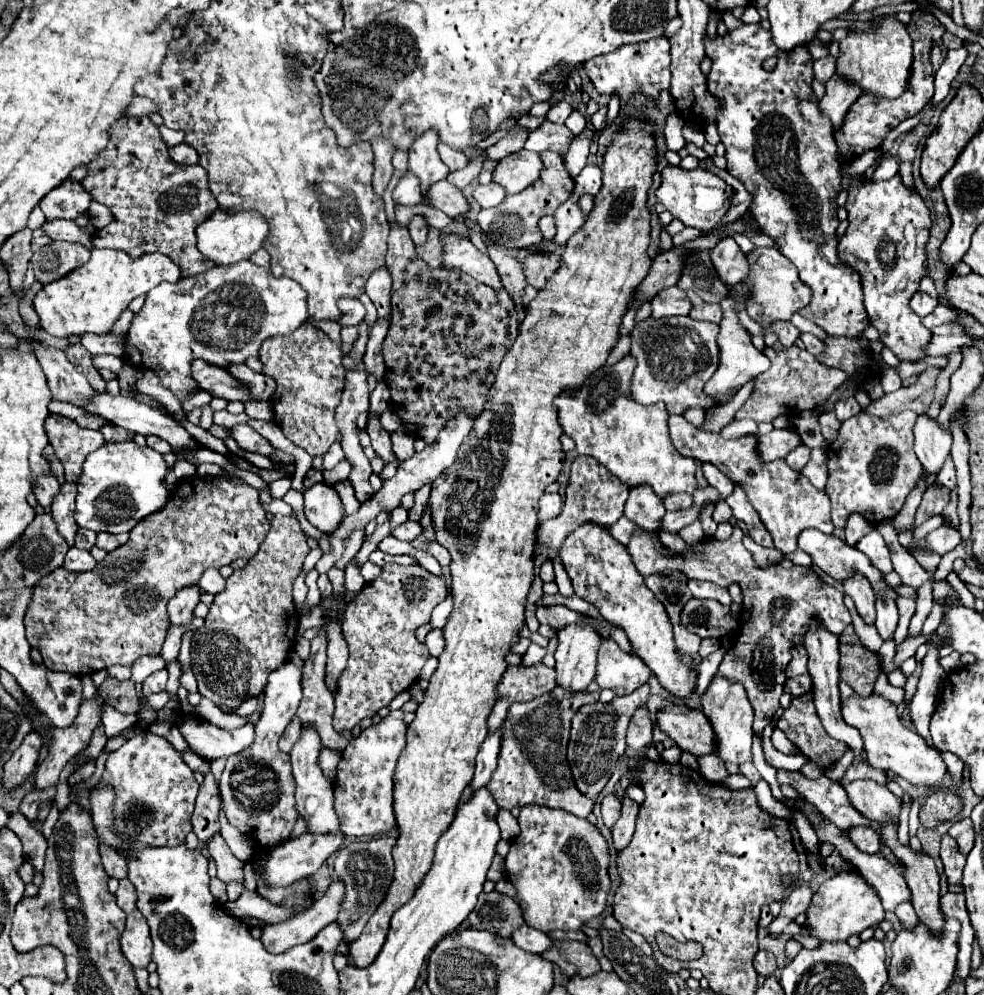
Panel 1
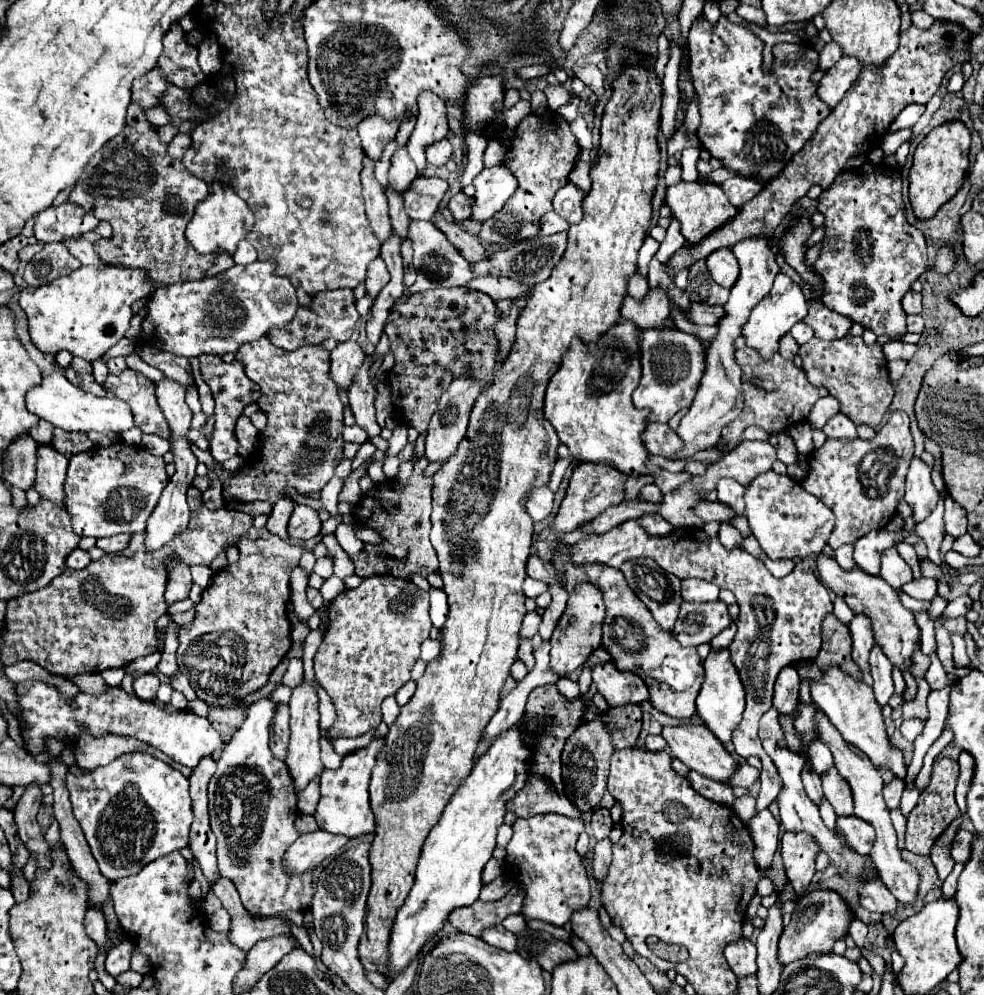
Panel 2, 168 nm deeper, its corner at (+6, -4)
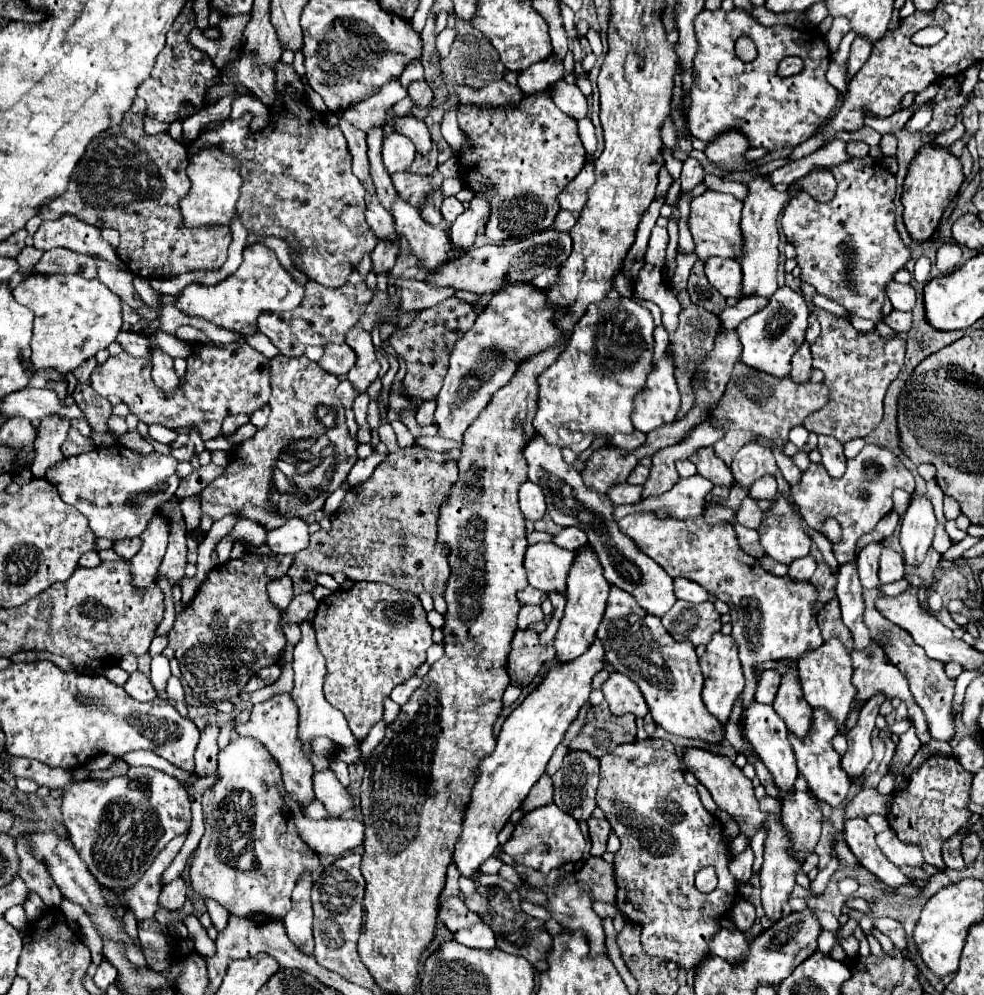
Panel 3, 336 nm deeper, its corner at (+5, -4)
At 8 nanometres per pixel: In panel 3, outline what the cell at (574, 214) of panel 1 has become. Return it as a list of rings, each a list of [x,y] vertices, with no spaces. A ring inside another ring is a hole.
[[[592,161],[584,165],[584,169],[562,189],[558,195],[560,209],[566,211],[582,211],[586,205],[586,191],[594,185],[594,165]]]

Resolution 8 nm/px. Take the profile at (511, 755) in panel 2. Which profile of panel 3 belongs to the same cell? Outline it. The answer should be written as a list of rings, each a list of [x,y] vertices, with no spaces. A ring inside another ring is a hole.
[[[596,639],[592,647],[578,659],[554,667],[546,679],[506,717],[496,749],[480,761],[472,797],[462,813],[462,833],[454,845],[452,863],[462,877],[472,877],[480,865],[490,859],[498,849],[498,833],[508,823],[508,817],[520,809],[532,785],[542,777],[546,765],[562,741],[568,725],[576,719],[580,707],[588,703],[592,677],[602,669],[604,647]]]

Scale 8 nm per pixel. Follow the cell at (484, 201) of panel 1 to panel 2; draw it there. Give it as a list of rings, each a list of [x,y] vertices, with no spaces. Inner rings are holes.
[[[459,191],[455,197],[451,197],[451,201],[449,201],[447,207],[449,207],[449,211],[453,213],[455,221],[463,221],[463,219],[467,219],[467,217],[471,215],[473,201],[467,199],[467,195],[463,195],[463,193]]]

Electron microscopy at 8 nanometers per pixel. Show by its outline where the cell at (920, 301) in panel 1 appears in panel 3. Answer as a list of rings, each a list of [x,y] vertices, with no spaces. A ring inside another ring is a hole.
[[[892,281],[888,287],[888,295],[898,311],[912,311],[916,305],[916,291],[912,285],[902,285]]]

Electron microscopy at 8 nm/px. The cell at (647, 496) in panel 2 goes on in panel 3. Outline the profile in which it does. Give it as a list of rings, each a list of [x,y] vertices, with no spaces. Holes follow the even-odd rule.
[[[620,483],[610,491],[610,501],[612,503],[638,503],[642,497],[642,485],[630,485],[630,483]]]

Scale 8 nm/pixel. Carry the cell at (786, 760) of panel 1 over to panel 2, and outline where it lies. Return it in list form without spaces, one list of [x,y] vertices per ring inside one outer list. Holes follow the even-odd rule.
[[[748,763],[740,764],[737,768],[737,773],[733,775],[733,785],[739,787],[751,787],[759,777],[759,769],[750,766]]]

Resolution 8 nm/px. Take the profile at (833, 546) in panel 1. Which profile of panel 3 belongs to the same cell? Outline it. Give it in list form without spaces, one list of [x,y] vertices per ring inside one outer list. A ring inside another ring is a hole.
[[[880,587],[864,589],[864,605],[866,605],[864,607],[864,623],[870,629],[872,637],[880,639],[886,645],[884,649],[886,649],[886,657],[890,659],[890,663],[894,663],[902,671],[902,675],[906,677],[916,703],[922,707],[922,711],[926,715],[930,735],[934,739],[940,739],[940,741],[950,741],[950,737],[954,735],[954,721],[950,717],[952,699],[954,699],[954,679],[946,677],[944,665],[936,659],[930,659],[926,655],[926,651],[914,643],[914,639],[910,637],[908,631],[890,623],[886,617],[882,617],[882,613],[876,609],[876,601],[880,597],[884,597],[884,591]]]

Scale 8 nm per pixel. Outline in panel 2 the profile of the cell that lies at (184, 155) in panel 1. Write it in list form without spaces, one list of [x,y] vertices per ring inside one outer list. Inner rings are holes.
[[[177,133],[175,137],[173,137],[173,141],[169,143],[169,155],[173,155],[175,159],[181,159],[183,157],[183,153],[191,147],[191,135],[189,133]]]

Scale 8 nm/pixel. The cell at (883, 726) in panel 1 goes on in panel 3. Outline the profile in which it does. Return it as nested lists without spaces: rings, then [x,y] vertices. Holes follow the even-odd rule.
[[[824,641],[818,651],[812,651],[810,655],[804,655],[798,661],[798,675],[802,679],[802,691],[804,699],[814,707],[814,709],[826,709],[828,717],[836,723],[838,729],[844,729],[846,733],[854,729],[858,723],[860,707],[854,707],[854,695],[858,693],[856,687],[852,685],[852,659],[850,653],[844,649],[840,641]]]

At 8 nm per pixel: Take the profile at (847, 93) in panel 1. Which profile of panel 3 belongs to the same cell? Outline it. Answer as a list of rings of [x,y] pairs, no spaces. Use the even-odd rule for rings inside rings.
[[[854,39],[852,49],[850,49],[850,57],[846,63],[846,77],[848,79],[852,79],[858,73],[858,69],[866,63],[866,59],[870,57],[870,51],[872,51],[872,45],[866,43],[866,39]]]

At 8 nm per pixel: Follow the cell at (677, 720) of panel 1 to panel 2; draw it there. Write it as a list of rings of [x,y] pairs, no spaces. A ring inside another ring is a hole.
[[[689,723],[689,725],[679,725],[679,727],[663,727],[661,735],[667,739],[673,755],[679,761],[683,761],[691,771],[697,771],[707,779],[729,783],[729,779],[737,771],[737,763],[733,761],[729,749],[711,731],[707,731],[707,727],[703,727],[703,725]]]

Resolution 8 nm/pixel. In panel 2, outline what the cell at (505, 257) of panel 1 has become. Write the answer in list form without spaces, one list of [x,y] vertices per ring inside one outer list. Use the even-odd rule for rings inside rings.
[[[433,215],[431,221],[435,223],[437,229],[443,231],[443,235],[449,239],[449,243],[453,243],[453,247],[457,247],[461,251],[461,255],[465,255],[465,259],[469,259],[469,263],[475,263],[475,261],[481,261],[487,257],[487,251],[485,251],[483,243],[479,241],[479,237],[469,235],[457,223],[447,221],[443,215]]]

